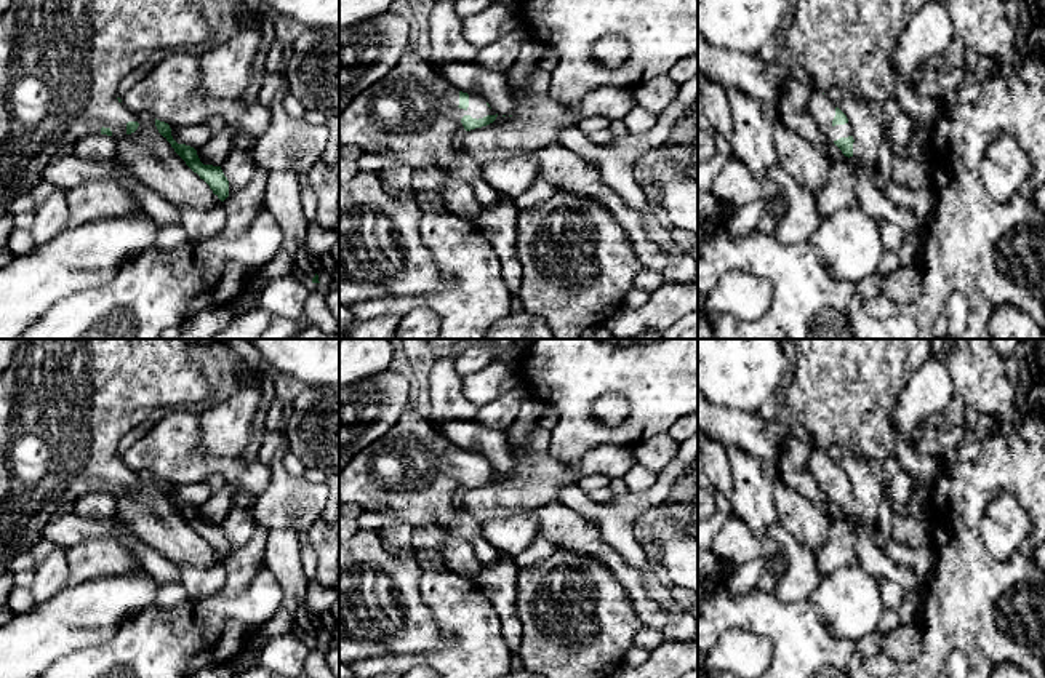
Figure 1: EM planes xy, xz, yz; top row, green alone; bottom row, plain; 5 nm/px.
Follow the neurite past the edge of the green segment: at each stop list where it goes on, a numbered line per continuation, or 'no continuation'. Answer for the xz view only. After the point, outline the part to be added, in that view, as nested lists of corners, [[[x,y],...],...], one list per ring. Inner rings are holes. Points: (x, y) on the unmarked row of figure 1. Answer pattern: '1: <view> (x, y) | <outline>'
1: xz (412, 474) | [[[406,411],[402,419],[381,438],[360,451],[339,472],[339,501],[342,504],[357,504],[362,510],[378,512],[387,515],[411,528],[421,523],[432,523],[442,529],[450,531],[459,504],[458,497],[466,491],[461,477],[470,473],[472,477],[483,477],[496,473],[480,454],[469,453],[469,465],[459,467],[459,448],[448,441],[438,427],[424,419],[416,411]]]

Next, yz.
1: yz (844, 390) | [[[794,339],[794,342],[797,365],[786,401],[794,416],[805,425],[815,440],[808,459],[808,469],[821,489],[834,501],[840,496],[851,494],[851,486],[850,481],[832,483],[835,461],[829,457],[827,449],[835,445],[871,464],[896,456],[899,446],[891,417],[893,408],[899,392],[911,376],[925,361],[938,355],[938,339]]]

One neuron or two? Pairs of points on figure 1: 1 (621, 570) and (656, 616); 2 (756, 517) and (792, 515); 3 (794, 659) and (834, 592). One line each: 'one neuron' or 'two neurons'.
1: one neuron
2: two neurons
3: two neurons

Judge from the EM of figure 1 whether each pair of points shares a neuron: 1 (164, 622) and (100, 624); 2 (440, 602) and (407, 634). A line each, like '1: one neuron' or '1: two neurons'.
1: two neurons
2: two neurons

